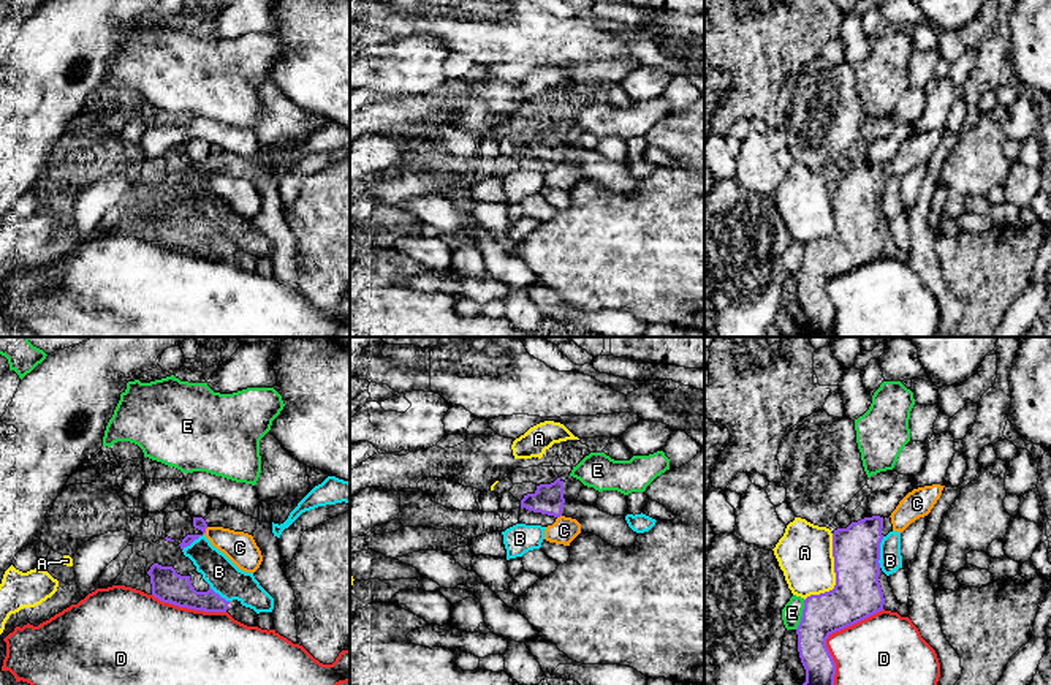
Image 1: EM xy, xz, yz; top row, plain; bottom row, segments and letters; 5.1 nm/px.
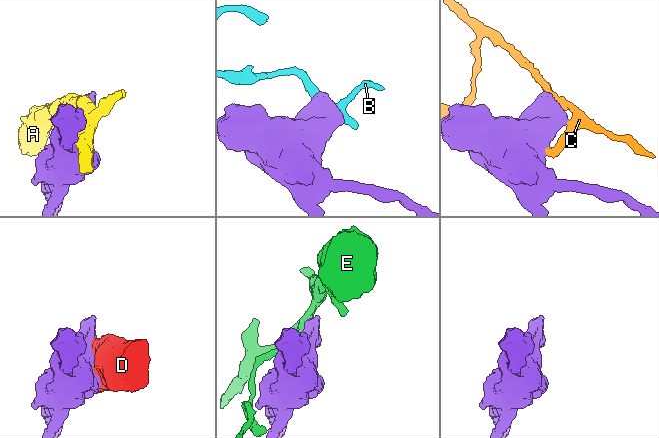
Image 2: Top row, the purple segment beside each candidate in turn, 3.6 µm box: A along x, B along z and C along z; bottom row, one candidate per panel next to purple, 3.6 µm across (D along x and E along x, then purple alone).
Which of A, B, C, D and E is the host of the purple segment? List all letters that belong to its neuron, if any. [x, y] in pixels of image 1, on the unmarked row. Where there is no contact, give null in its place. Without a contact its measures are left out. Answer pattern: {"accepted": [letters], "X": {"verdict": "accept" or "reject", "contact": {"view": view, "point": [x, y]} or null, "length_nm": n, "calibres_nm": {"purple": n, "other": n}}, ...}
{"accepted": [], "A": {"verdict": "reject", "contact": {"view": "yz", "point": [836, 220]}, "length_nm": 380, "calibres_nm": {"purple": 260, "other": 280}}, "B": {"verdict": "reject", "contact": {"view": "yz", "point": [879, 198]}, "length_nm": 160, "calibres_nm": {"purple": 260, "other": 110}}, "C": {"verdict": "reject", "contact": {"view": "xy", "point": [204, 176]}, "length_nm": 50, "calibres_nm": {"purple": 60, "other": 160}}, "D": {"verdict": "reject", "contact": {"view": "yz", "point": [828, 282]}, "length_nm": 480, "calibres_nm": {"purple": 240, "other": 380}}, "E": {"verdict": "reject", "contact": {"view": "yz", "point": [803, 260]}, "length_nm": 160, "calibres_nm": {"purple": 220, "other": 100}}}

